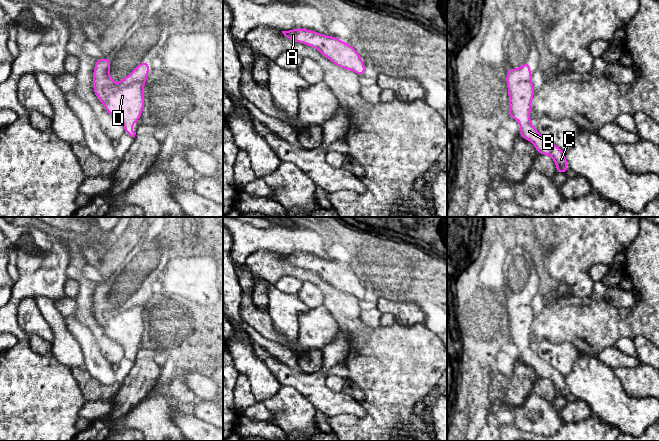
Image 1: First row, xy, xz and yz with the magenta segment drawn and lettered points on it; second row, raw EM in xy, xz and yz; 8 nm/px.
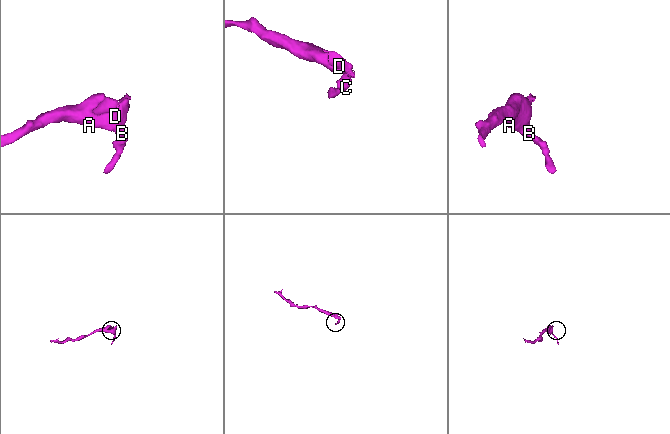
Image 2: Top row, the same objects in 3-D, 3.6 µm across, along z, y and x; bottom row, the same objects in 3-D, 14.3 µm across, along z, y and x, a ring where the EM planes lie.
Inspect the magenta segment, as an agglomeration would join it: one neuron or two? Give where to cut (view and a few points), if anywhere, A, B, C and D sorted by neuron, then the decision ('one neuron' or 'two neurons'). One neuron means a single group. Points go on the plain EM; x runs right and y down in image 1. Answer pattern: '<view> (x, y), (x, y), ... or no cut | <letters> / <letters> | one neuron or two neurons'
no cut | A B C D | one neuron

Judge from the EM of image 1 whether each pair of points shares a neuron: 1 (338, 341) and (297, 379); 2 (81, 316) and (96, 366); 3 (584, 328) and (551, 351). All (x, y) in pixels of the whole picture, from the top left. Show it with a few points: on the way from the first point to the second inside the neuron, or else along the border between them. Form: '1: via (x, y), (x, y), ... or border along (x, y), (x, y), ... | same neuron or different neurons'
1: via (332, 355), (325, 368), (314, 379), (311, 379) | same neuron
2: border along (72, 317), (82, 322), (89, 329), (97, 343) | different neurons
3: border along (542, 339), (554, 342), (570, 342), (579, 352) | different neurons

